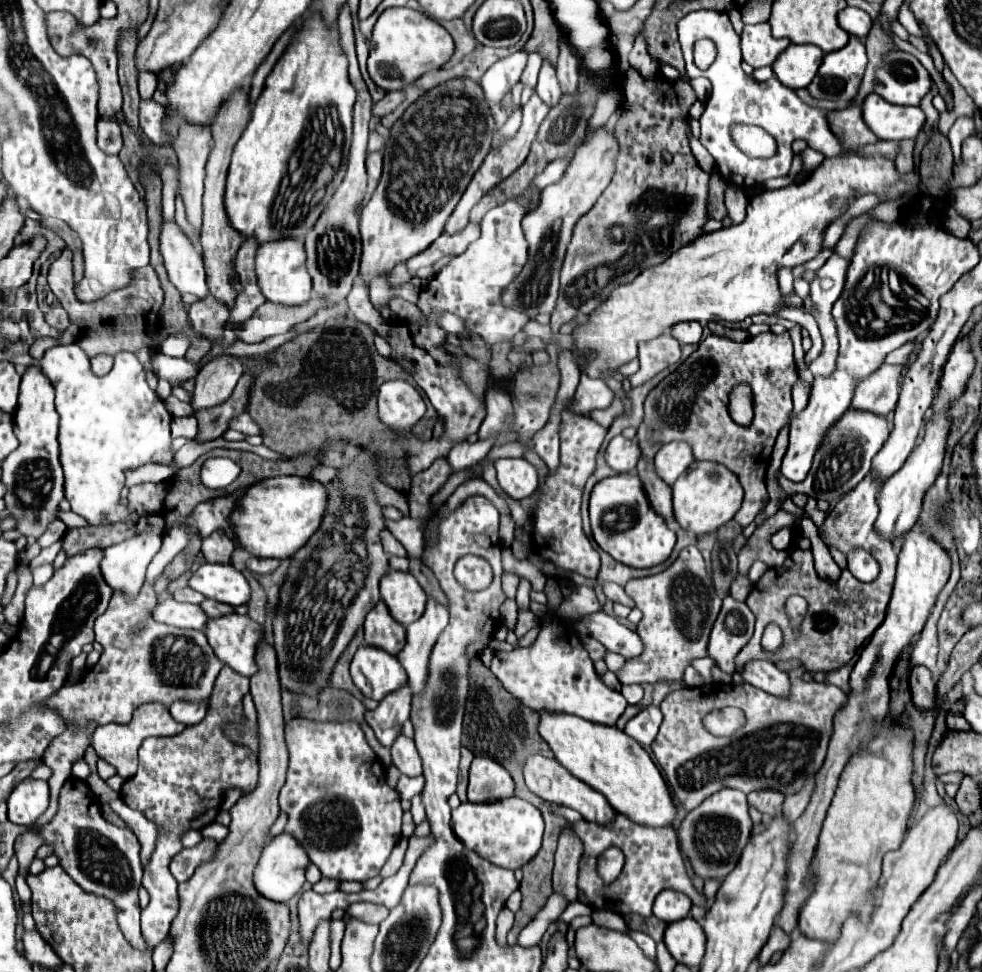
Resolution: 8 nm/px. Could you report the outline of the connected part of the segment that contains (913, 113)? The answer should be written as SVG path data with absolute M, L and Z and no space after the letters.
M874 92L864 98L862 118L880 140L894 142L916 138L926 120L918 106L894 106Z

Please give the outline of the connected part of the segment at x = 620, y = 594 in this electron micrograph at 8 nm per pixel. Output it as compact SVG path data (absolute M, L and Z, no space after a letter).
M604 584L604 594L606 594L612 602L620 602L620 604L626 604L626 606L634 608L634 600L628 598L628 594L624 592L624 588L618 586L618 584Z

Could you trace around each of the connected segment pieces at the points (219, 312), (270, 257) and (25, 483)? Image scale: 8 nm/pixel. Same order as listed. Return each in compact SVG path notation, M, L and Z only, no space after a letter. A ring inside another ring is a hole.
M206 296L190 306L190 322L194 330L200 330L210 342L216 342L222 336L224 324L230 316L230 308L226 304L218 304L214 296Z
M272 240L270 244L260 244L256 254L256 274L262 294L270 302L300 306L312 296L312 280L306 270L306 250L302 248L302 240Z
M38 366L26 368L22 374L22 384L20 384L20 396L18 396L18 406L14 412L14 434L20 440L20 446L2 462L2 484L6 486L6 506L10 508L10 516L18 520L18 530L24 536L34 536L40 538L48 526L56 518L56 508L58 502L64 498L64 474L60 466L60 450L58 450L58 414L54 408L54 386Z

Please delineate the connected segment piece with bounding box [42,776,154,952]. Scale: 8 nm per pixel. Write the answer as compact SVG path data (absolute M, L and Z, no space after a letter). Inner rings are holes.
M70 776L60 790L58 814L50 824L42 828L42 838L46 844L54 846L54 854L60 858L64 872L78 882L86 892L108 898L116 906L116 920L124 938L140 952L152 952L142 940L140 932L140 906L138 888L142 880L140 872L140 842L128 828L118 828L104 820L98 808L94 792L84 780Z

